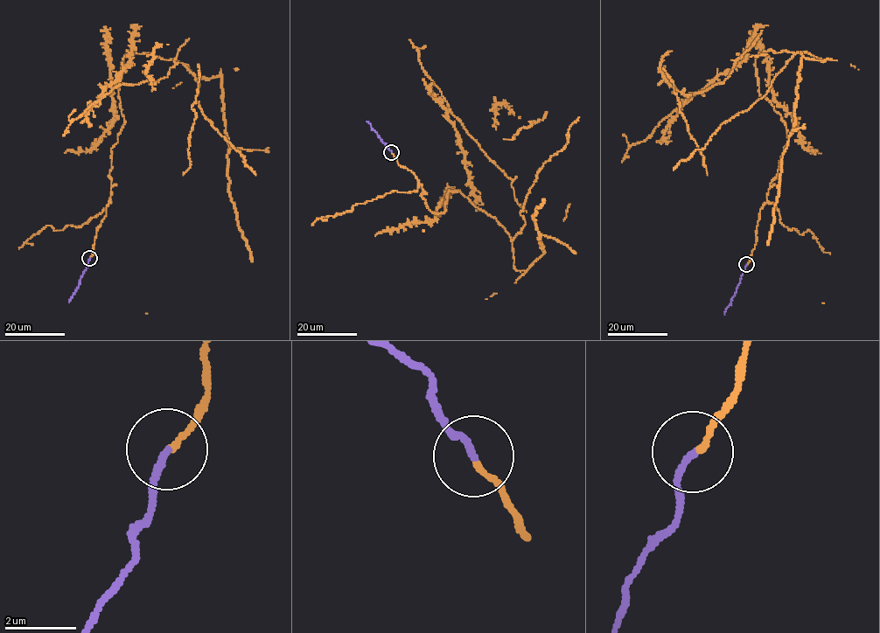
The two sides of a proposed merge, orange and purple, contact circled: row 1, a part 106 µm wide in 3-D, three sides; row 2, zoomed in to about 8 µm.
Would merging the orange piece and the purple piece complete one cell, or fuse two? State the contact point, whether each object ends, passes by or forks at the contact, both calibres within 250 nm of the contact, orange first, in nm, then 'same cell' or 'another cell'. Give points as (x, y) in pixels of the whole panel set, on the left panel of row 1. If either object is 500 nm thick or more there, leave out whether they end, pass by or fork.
at (89, 258); orange ends there; purple ends there; 160 nm thick on the orange side, 190 nm on the other; another cell

